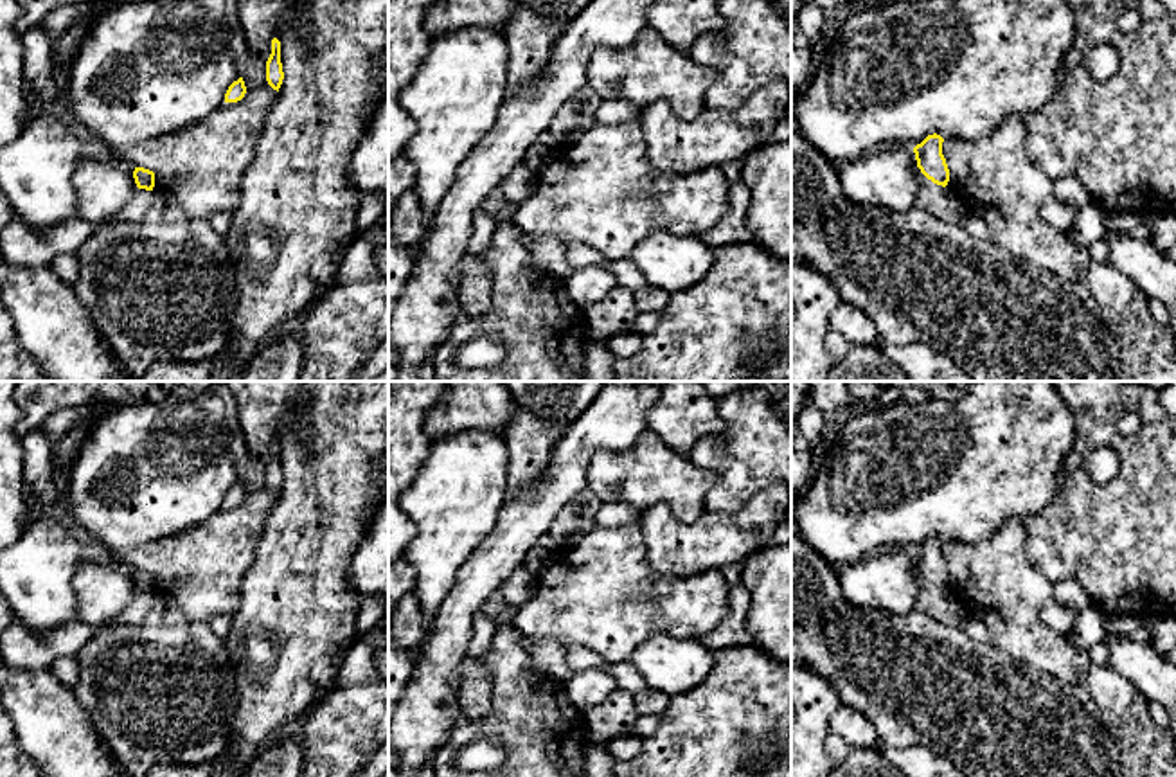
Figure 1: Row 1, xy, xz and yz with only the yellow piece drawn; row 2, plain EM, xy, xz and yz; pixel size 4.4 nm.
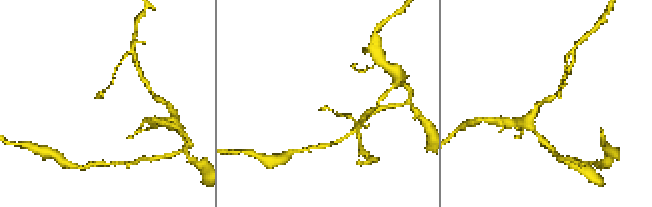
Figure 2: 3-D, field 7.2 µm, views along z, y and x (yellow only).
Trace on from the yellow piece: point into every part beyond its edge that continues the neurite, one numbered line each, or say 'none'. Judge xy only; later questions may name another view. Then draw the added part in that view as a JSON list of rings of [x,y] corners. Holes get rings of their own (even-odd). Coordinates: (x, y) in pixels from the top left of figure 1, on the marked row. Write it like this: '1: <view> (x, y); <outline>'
none

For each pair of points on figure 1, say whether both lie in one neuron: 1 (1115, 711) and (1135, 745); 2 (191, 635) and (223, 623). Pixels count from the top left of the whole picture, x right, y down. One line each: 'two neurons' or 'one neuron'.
1: two neurons
2: two neurons

